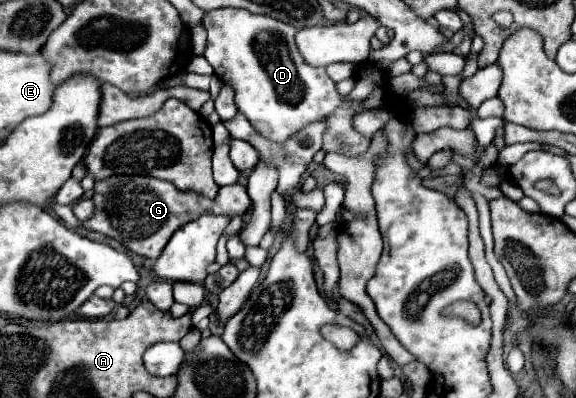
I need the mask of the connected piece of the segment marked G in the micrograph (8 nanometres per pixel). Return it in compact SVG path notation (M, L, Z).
M111 176L109 180L95 182L95 216L85 222L85 228L115 238L131 252L145 258L159 258L165 244L177 228L185 222L199 218L201 214L227 214L241 216L249 210L251 198L243 184L231 184L219 188L215 200L197 196L195 192L181 192L173 184L153 180L149 176Z

